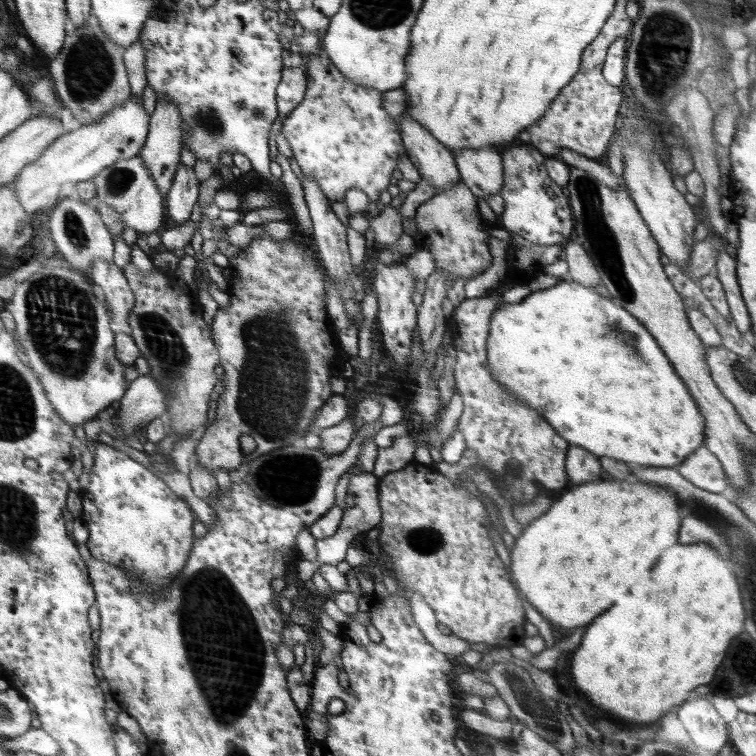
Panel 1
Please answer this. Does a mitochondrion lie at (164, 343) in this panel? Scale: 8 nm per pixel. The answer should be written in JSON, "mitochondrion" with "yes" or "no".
{"mitochondrion":"yes"}

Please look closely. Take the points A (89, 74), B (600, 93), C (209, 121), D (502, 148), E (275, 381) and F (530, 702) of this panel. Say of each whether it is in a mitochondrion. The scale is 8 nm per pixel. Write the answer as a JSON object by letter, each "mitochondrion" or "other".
{"A":"mitochondrion","B":"other","C":"mitochondrion","D":"other","E":"mitochondrion","F":"mitochondrion"}

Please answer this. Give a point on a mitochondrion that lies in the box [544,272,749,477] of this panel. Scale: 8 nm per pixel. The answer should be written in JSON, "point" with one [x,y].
{"point":[623,336]}

